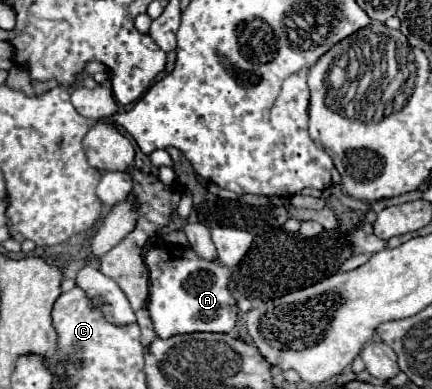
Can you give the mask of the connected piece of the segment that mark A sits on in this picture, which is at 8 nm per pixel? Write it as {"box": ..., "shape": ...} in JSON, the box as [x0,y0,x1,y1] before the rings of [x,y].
{"box":[143,246,237,338],"shape":[[[151,246],[143,256],[149,268],[149,314],[159,338],[191,332],[231,332],[237,322],[237,300],[229,288],[231,270],[215,260],[205,260],[193,248]]]}

